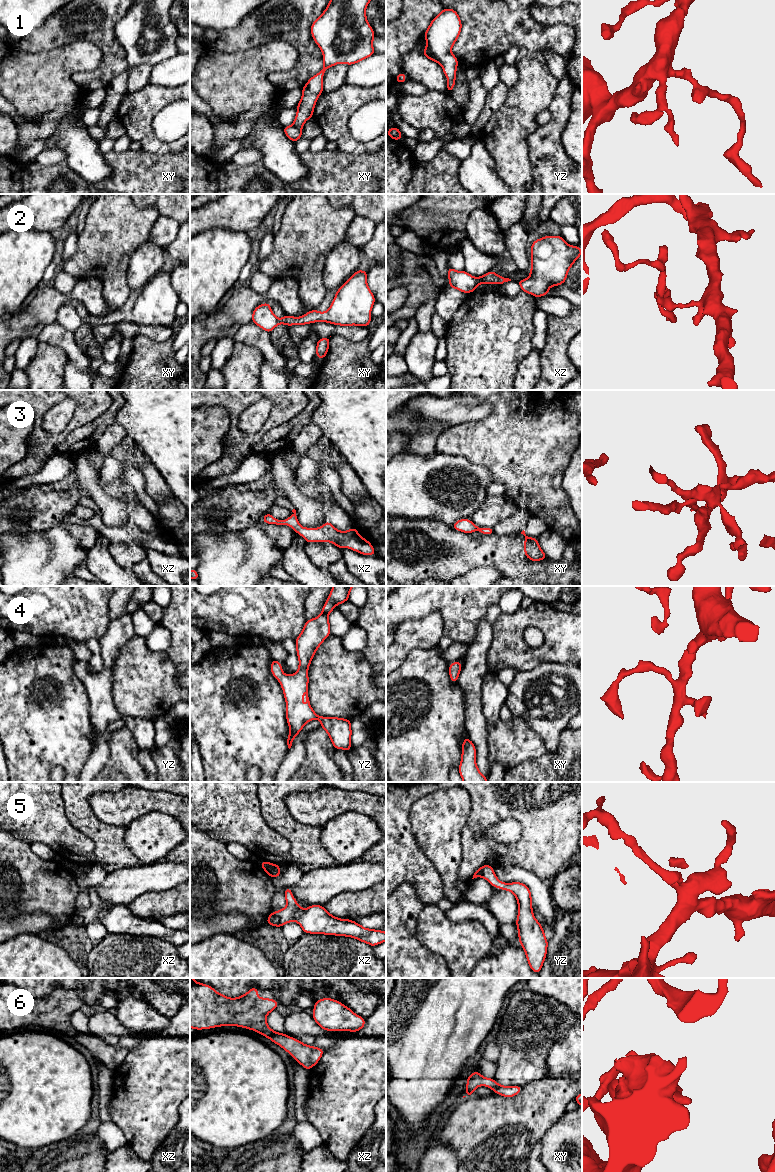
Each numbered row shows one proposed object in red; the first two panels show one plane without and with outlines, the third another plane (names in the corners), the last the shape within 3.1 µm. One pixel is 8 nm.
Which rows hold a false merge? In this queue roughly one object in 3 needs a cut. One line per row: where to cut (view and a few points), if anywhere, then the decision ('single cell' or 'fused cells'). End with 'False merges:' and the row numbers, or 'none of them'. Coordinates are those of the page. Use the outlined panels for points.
1: cut none; single cell
2: cut none; single cell
3: cut none; single cell
4: cut none; single cell
5: cut none; single cell
6: cut none; single cell
False merges: none of them

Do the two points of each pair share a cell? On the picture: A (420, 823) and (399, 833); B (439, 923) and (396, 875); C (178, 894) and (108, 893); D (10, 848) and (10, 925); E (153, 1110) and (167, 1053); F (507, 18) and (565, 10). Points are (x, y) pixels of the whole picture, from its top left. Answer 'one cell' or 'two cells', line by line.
A: two cells
B: two cells
C: two cells
D: two cells
E: one cell
F: two cells

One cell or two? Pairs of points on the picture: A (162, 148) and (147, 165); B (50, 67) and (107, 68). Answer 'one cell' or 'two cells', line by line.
A: two cells
B: two cells

